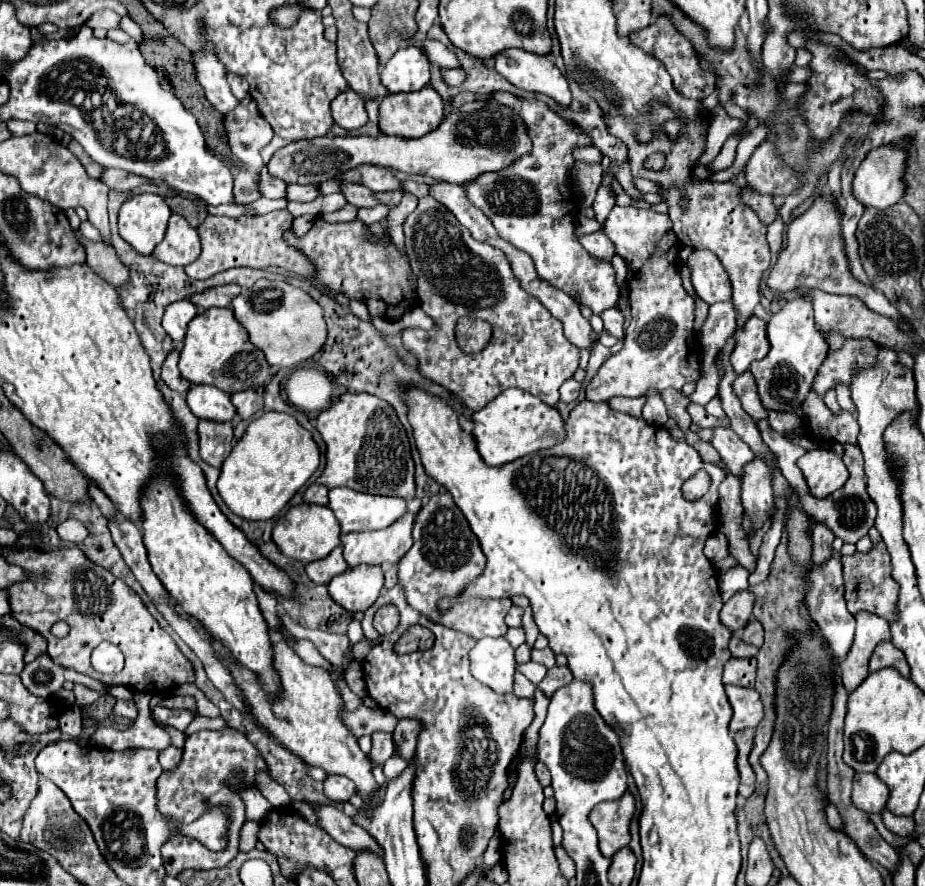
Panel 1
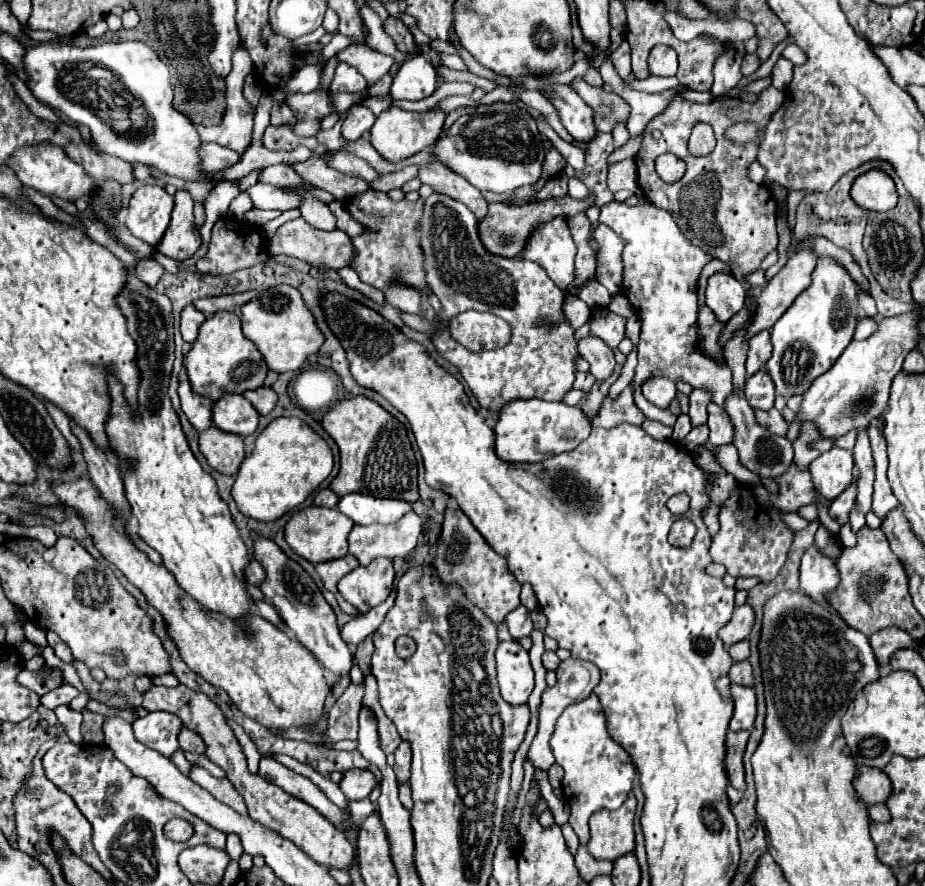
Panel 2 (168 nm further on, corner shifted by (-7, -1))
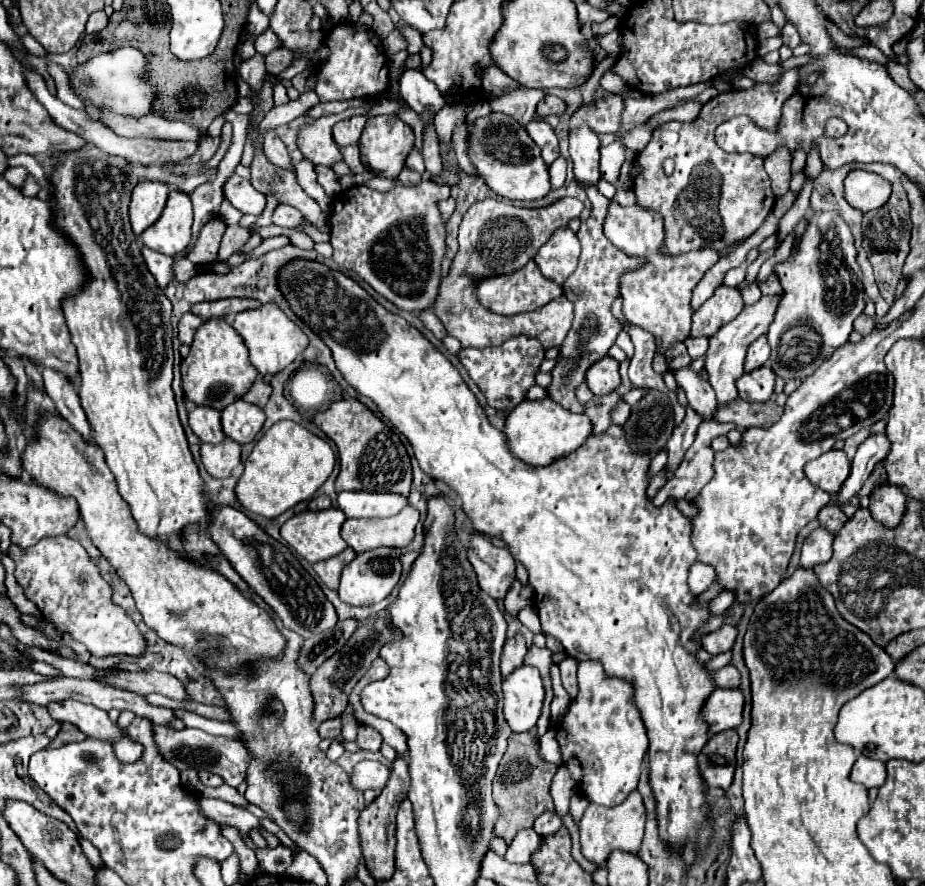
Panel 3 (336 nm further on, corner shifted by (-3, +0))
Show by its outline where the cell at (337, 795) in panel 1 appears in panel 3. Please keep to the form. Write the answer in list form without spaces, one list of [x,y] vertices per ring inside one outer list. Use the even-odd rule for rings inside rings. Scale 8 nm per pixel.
[[[358,762],[350,774],[350,784],[354,786],[354,790],[382,790],[386,780],[390,776],[390,766],[384,766],[382,762]]]

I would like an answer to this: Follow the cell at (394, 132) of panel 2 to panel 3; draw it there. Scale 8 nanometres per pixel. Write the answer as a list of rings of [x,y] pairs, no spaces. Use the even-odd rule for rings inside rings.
[[[370,116],[368,124],[358,140],[362,162],[384,178],[396,178],[406,162],[406,156],[414,150],[414,130],[398,116]]]

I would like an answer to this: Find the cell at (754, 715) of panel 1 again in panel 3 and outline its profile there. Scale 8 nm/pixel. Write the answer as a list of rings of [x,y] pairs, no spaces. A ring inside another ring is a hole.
[[[716,688],[704,704],[702,716],[710,724],[710,734],[738,728],[742,722],[744,694],[740,688]]]

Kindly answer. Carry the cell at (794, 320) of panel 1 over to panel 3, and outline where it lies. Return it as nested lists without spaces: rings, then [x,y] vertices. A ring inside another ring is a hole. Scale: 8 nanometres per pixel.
[[[836,212],[814,214],[806,234],[796,244],[796,254],[776,264],[784,296],[768,330],[772,356],[768,360],[776,376],[784,380],[804,380],[830,358],[830,354],[849,341],[852,322],[864,310],[864,286],[850,228]]]

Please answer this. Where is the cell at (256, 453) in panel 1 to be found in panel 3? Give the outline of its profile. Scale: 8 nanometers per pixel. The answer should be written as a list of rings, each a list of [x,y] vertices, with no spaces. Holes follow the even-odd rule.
[[[280,420],[256,442],[248,462],[244,464],[244,474],[236,484],[236,496],[248,512],[276,518],[298,502],[312,498],[332,474],[334,462],[336,458],[328,442],[292,420]]]

